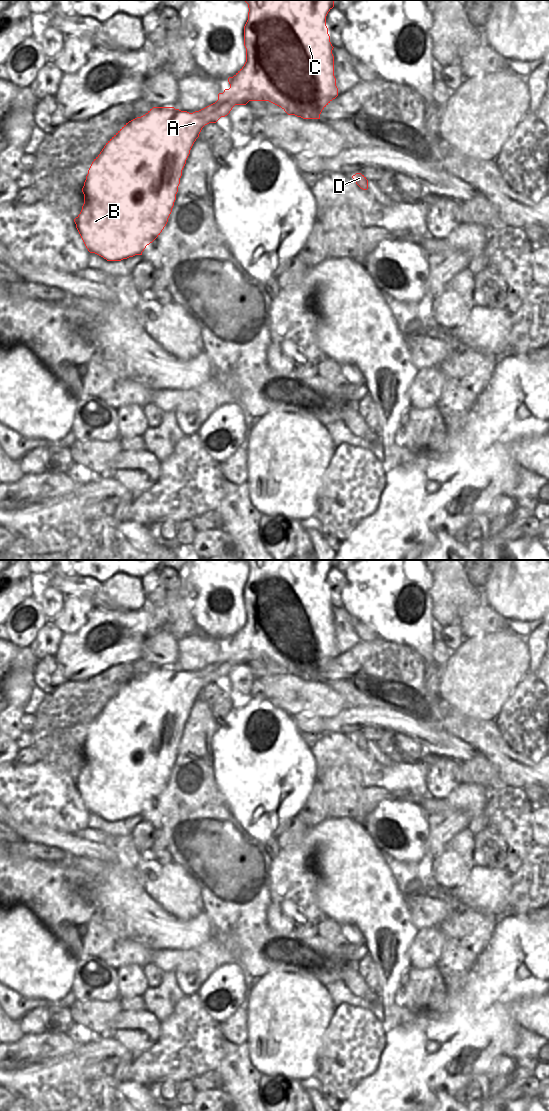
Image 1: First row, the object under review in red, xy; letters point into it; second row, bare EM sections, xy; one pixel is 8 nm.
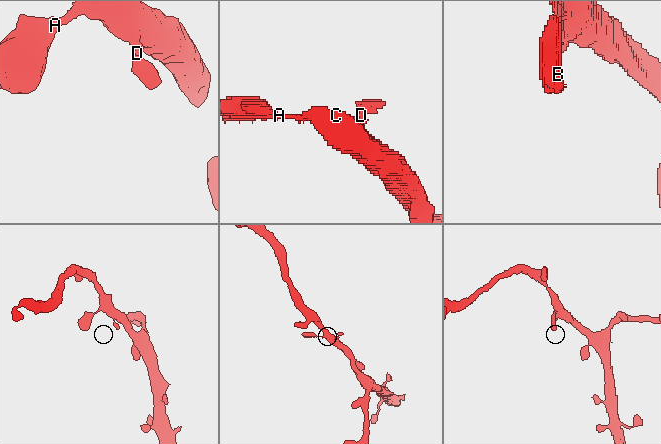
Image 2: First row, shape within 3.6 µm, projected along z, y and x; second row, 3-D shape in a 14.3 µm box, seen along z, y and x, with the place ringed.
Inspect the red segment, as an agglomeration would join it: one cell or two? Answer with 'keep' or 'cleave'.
keep

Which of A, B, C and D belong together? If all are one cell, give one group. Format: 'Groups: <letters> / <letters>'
Groups: A B C D.

